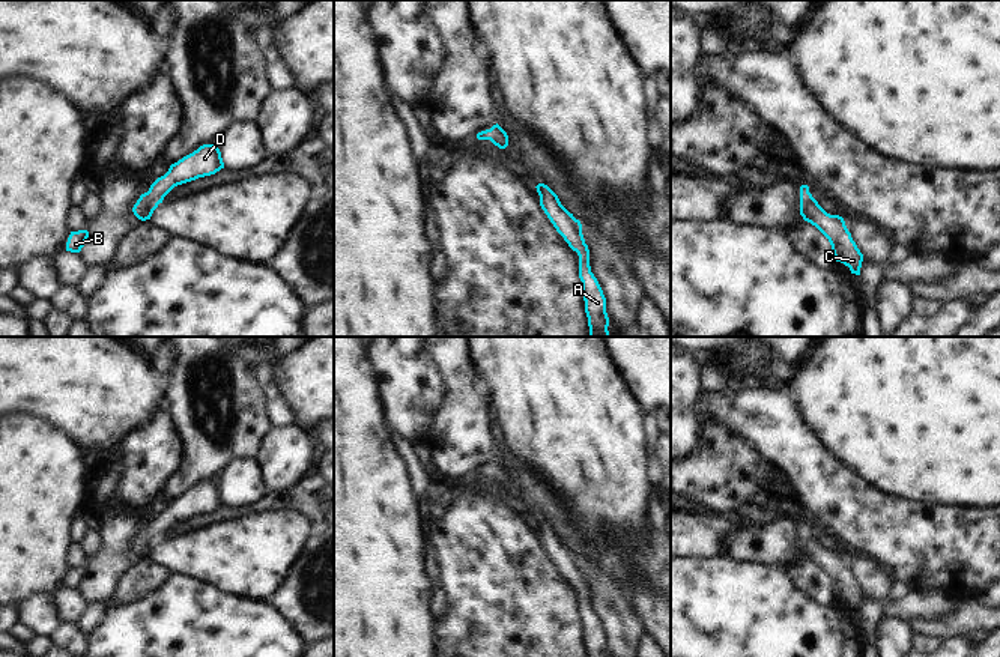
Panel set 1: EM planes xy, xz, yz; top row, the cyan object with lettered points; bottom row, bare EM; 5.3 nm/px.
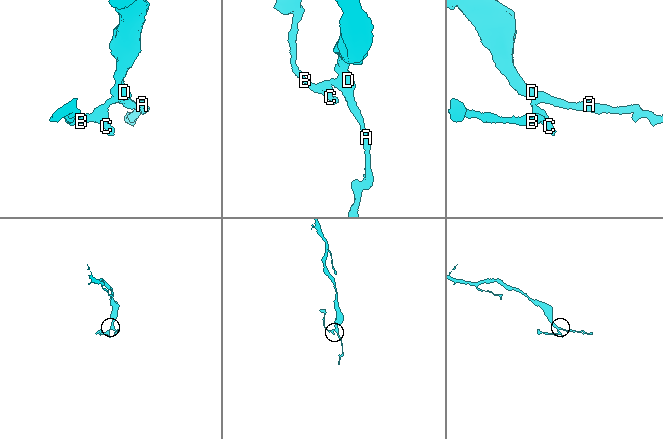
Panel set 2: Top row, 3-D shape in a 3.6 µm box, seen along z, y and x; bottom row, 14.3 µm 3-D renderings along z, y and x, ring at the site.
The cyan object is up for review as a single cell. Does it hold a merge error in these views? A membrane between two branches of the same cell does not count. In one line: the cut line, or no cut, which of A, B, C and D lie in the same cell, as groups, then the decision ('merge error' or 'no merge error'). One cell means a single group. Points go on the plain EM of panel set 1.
no cut; A B C D; no merge error

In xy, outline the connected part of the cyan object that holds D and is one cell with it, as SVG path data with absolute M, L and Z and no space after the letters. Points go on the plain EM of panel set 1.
M218 481L200 483L171 501L168 508L158 514L147 529L140 532L132 544L134 552L141 558L150 556L153 547L174 523L215 511L221 505L224 505L224 499Z

